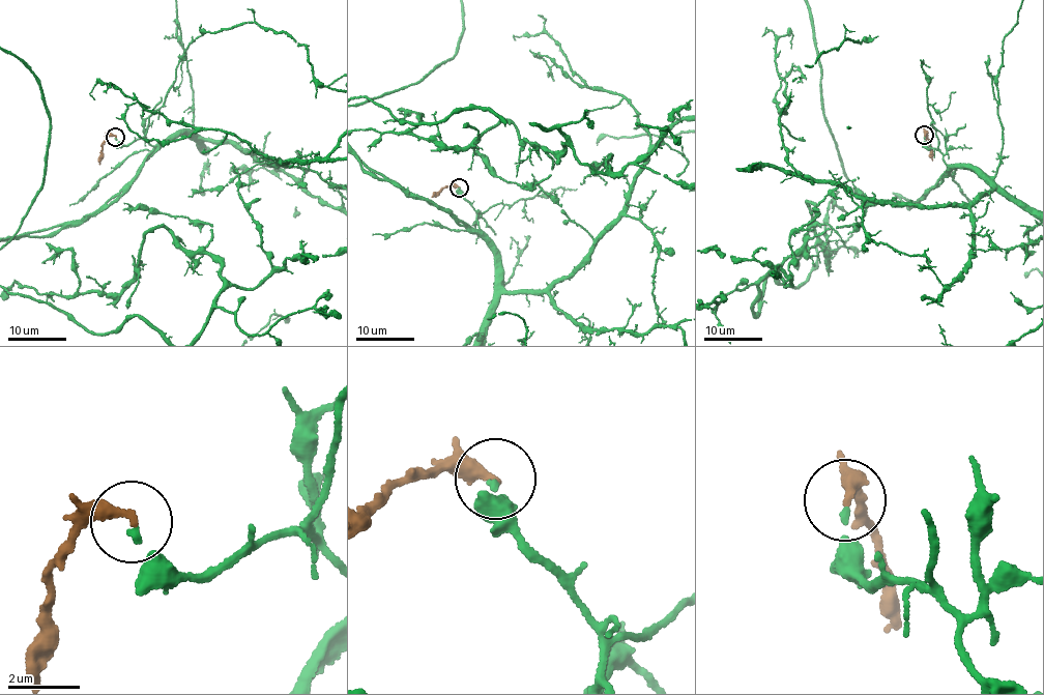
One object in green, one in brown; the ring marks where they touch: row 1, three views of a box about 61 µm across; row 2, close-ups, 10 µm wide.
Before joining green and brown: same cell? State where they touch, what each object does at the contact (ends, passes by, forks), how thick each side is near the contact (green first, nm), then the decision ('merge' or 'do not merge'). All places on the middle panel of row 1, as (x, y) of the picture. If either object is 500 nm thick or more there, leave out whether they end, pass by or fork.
at (459, 187); green ends there; brown ends there; 140 nm thick on the green side, 320 nm on the other; merge

